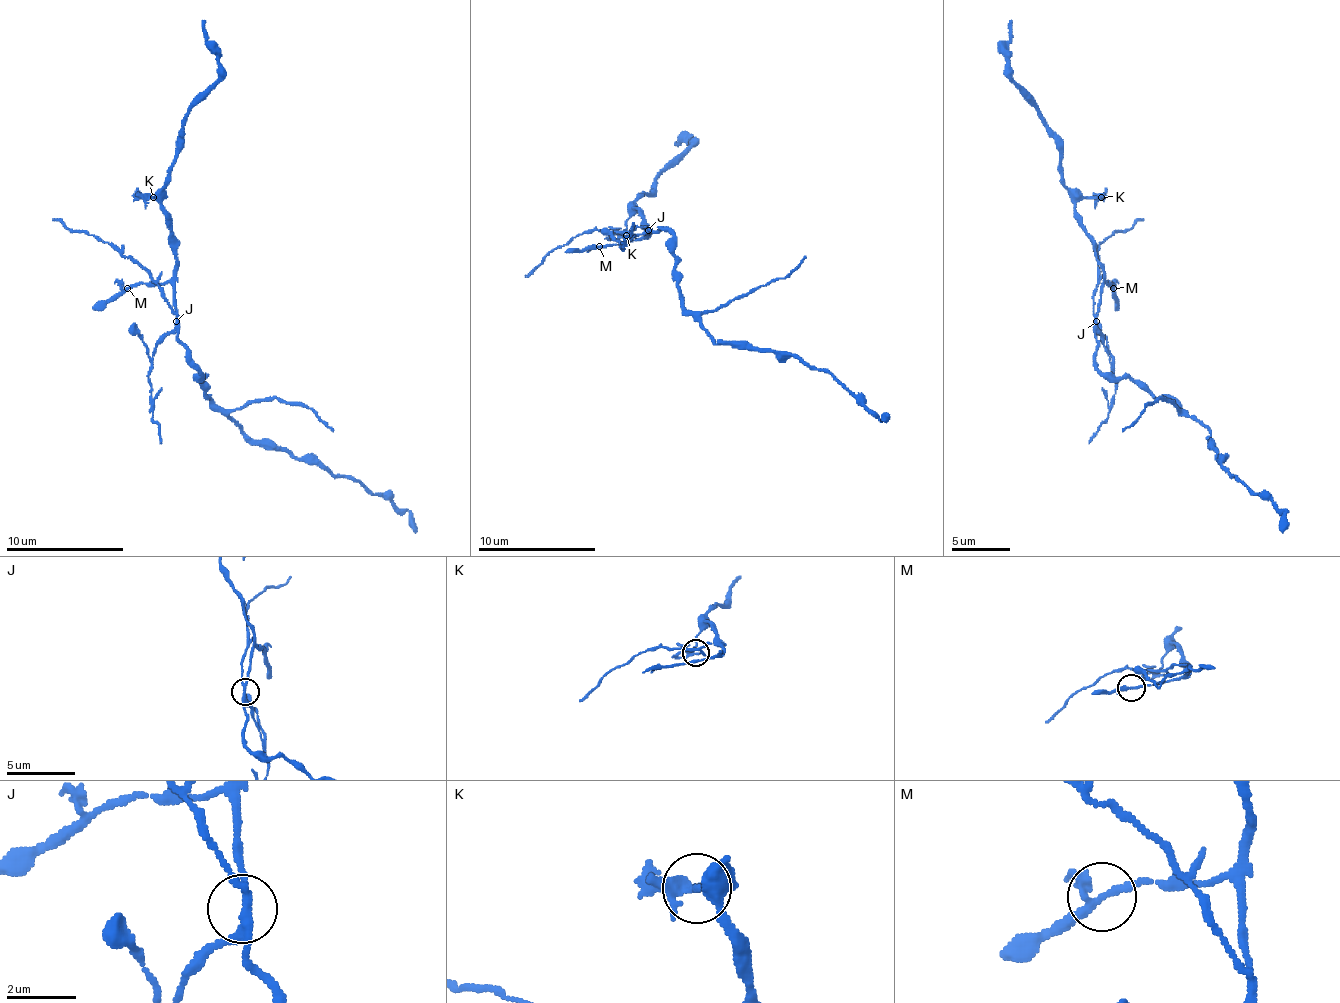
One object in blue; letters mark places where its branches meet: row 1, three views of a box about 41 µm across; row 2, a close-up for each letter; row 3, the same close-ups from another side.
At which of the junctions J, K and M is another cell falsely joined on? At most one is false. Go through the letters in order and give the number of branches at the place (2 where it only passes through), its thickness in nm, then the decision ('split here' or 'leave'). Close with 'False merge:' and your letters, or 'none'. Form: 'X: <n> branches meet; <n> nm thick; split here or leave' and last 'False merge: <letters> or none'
J: 4 branches meet; 200 nm thick; split here
K: 4 branches meet; 200 nm thick; leave
M: 3 branches meet; 190 nm thick; leave
False merge: J

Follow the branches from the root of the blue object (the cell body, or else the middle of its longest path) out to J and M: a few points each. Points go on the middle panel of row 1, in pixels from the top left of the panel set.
J: (664, 229), (658, 232), (649, 229)
M: (664, 229), (658, 232), (649, 229), (640, 241), (599, 246)

